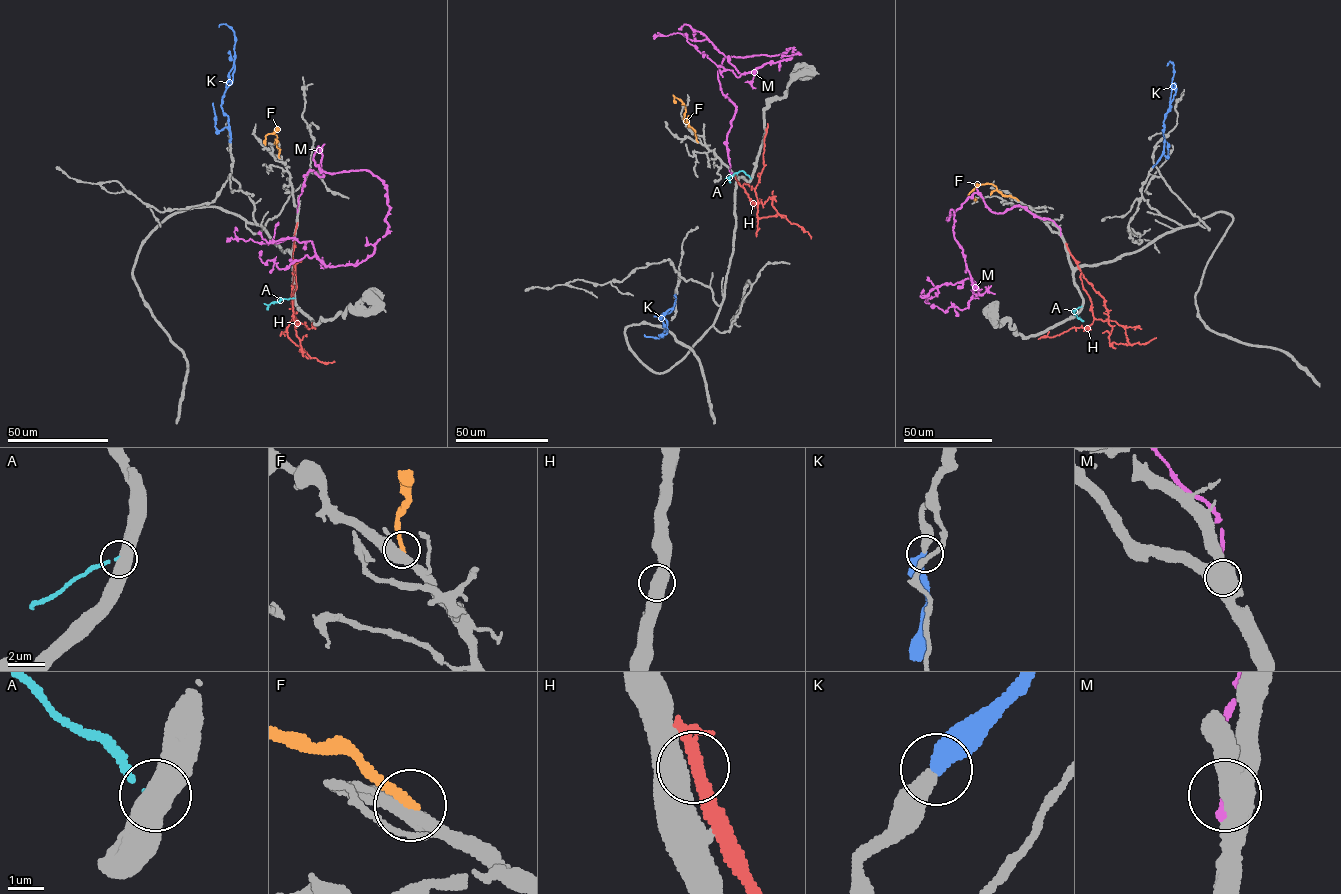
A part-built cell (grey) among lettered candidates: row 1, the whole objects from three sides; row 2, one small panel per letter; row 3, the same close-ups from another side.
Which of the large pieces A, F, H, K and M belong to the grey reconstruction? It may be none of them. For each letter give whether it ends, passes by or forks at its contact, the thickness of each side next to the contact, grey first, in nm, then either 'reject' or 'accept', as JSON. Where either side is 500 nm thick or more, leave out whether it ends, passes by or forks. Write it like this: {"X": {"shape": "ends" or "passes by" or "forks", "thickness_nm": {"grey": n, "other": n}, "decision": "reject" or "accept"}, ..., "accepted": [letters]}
{"A": {"thickness_nm": {"grey": 650, "other": 140}, "decision": "reject"}, "F": {"shape": "ends", "thickness_nm": {"grey": 480, "other": 260}, "decision": "reject"}, "H": {"thickness_nm": {"grey": 550, "other": 240}, "decision": "reject"}, "K": {"shape": "ends", "thickness_nm": {"grey": 400, "other": 420}, "decision": "accept"}, "M": {"thickness_nm": {"grey": 550, "other": 240}, "decision": "reject"}, "accepted": ["K"]}

